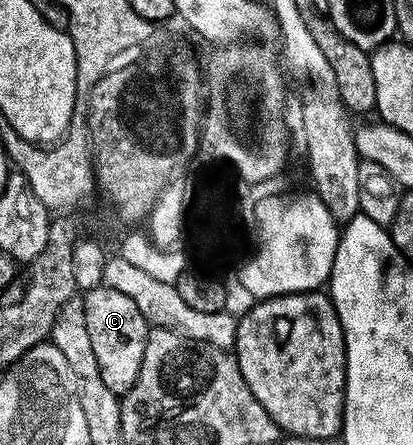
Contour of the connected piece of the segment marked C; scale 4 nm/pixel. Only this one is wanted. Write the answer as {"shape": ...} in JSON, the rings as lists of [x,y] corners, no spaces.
{"shape":[[[103,283],[84,290],[83,311],[87,315],[87,332],[103,383],[118,395],[131,391],[131,387],[135,387],[135,379],[139,379],[139,367],[143,363],[143,351],[151,328],[149,322],[128,295],[122,295],[115,291],[115,287],[107,287]]]}

